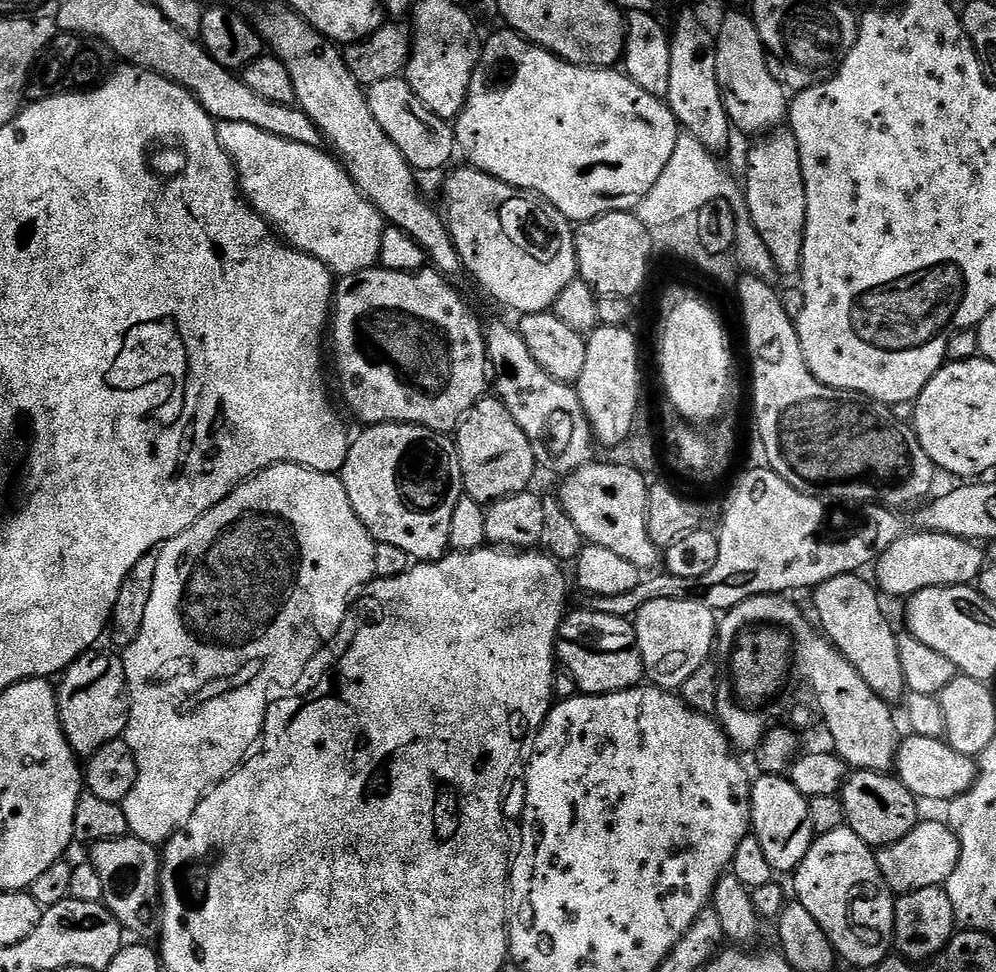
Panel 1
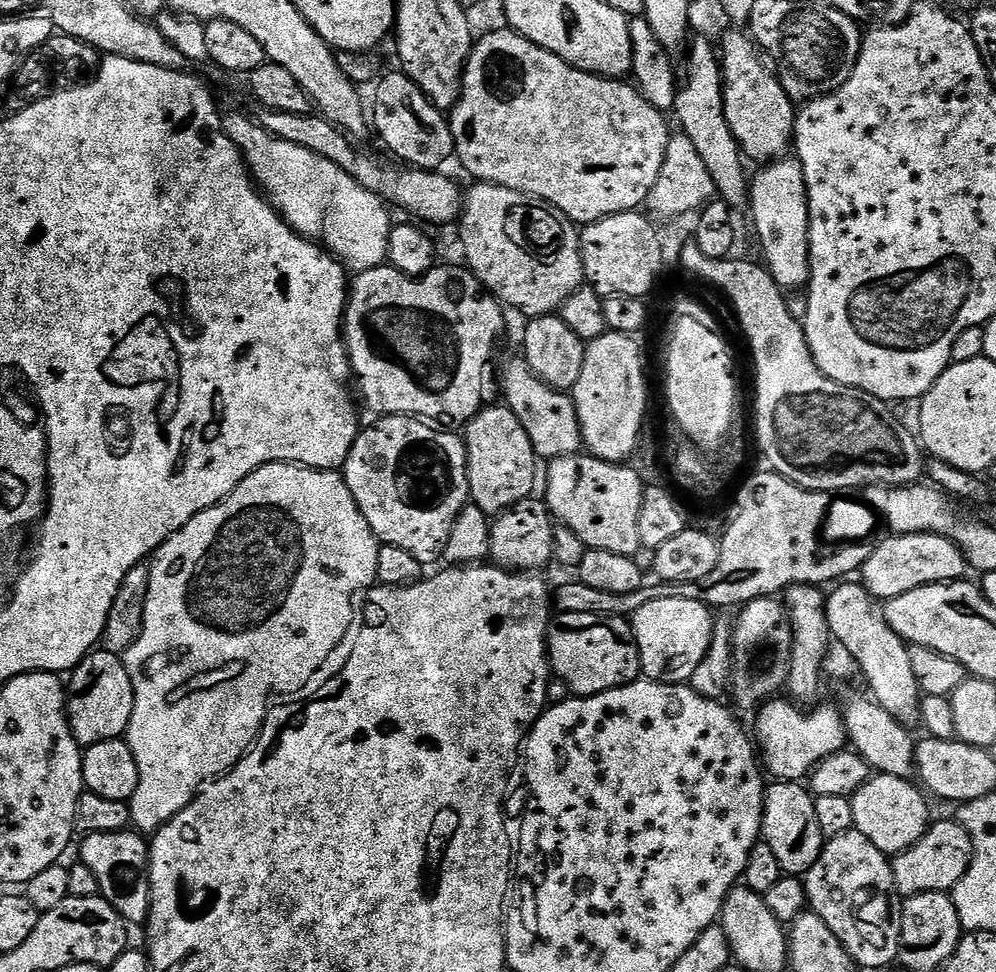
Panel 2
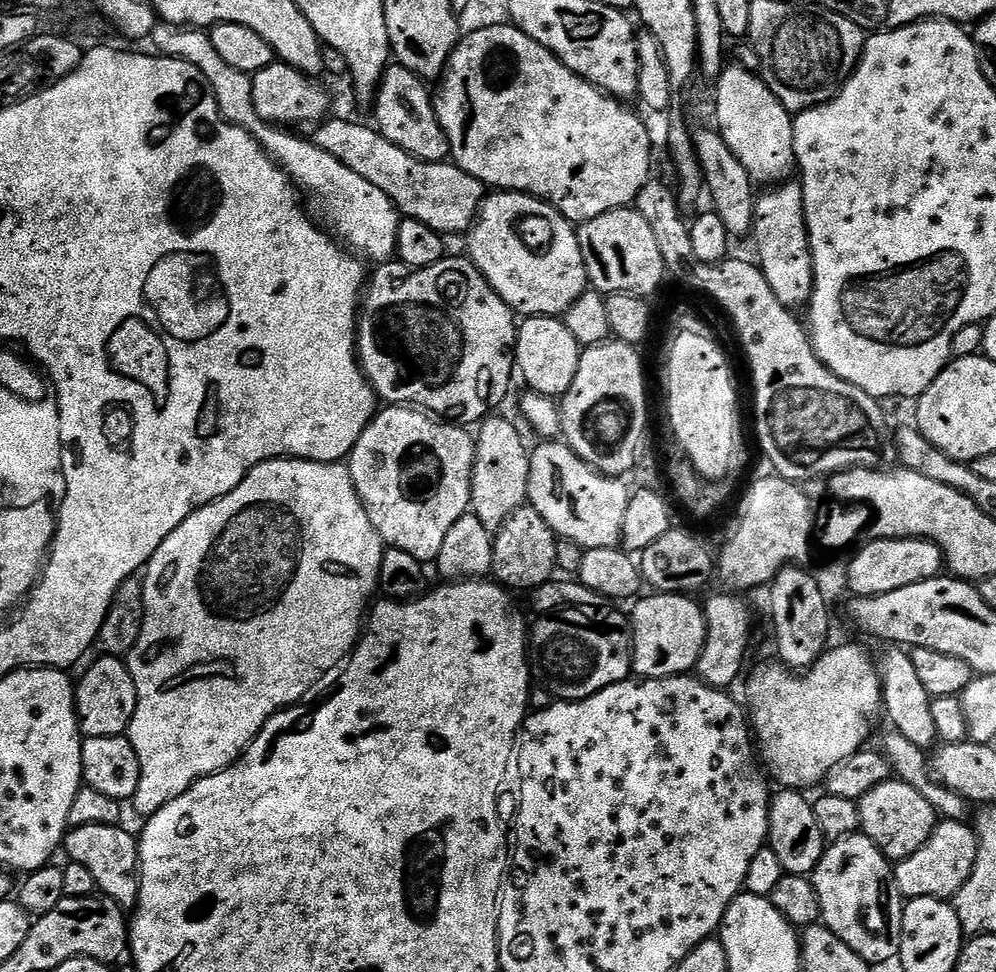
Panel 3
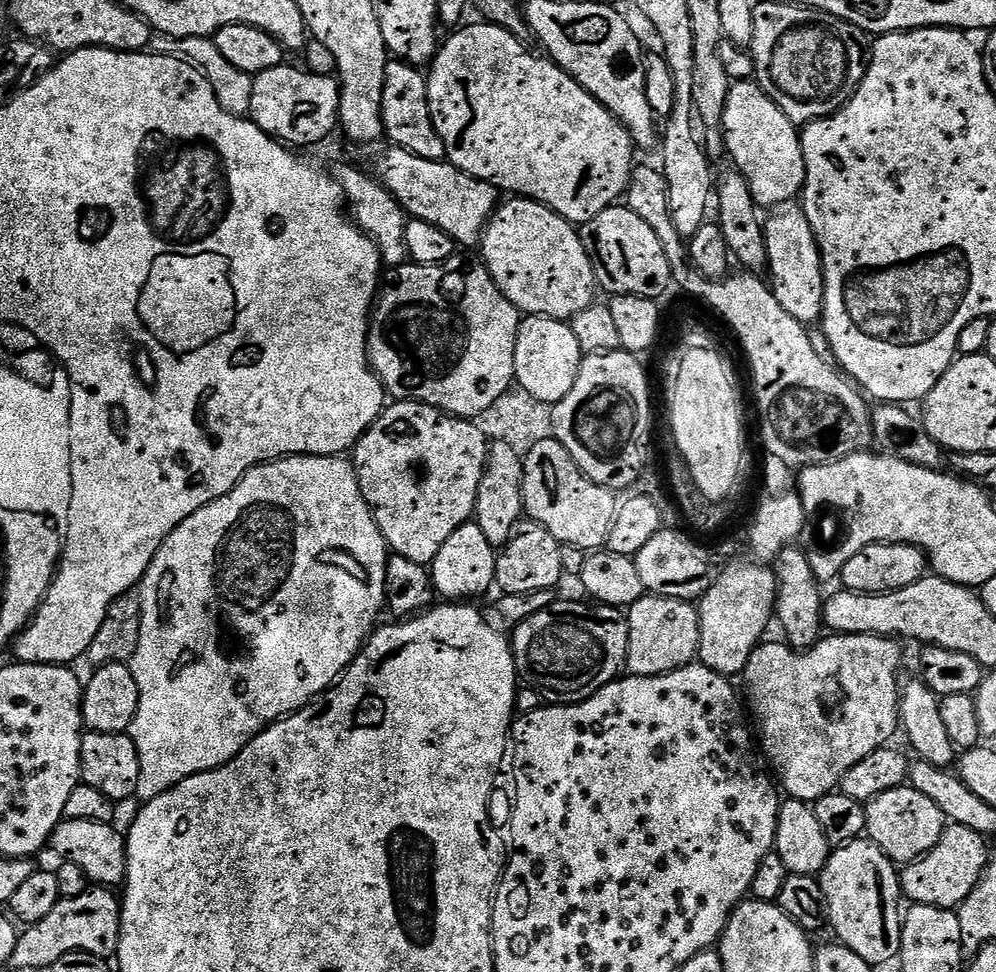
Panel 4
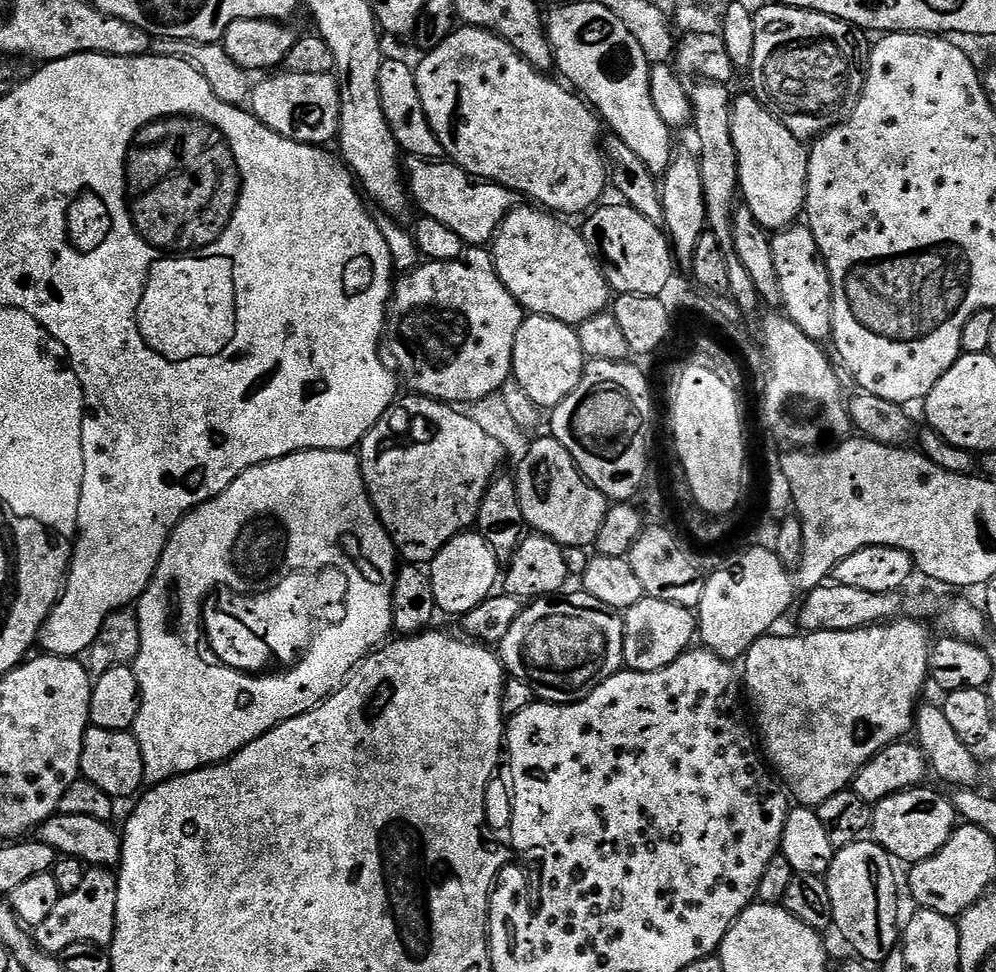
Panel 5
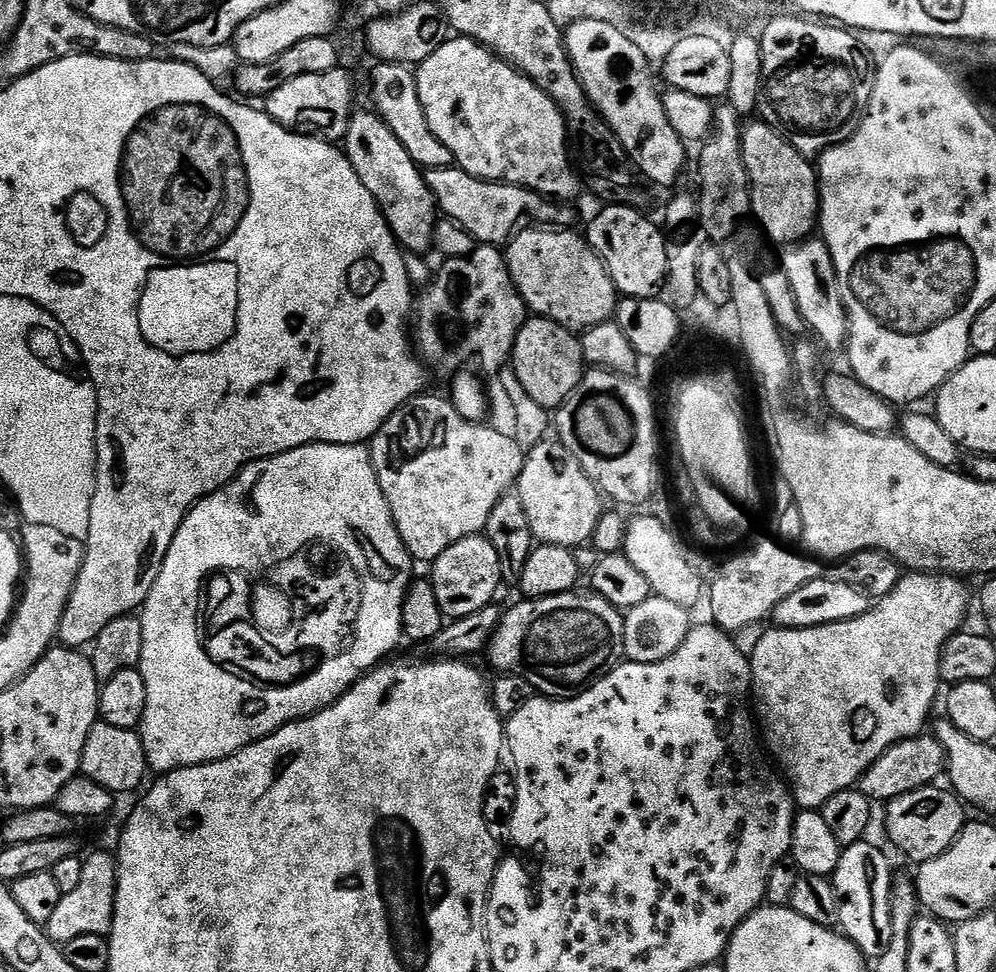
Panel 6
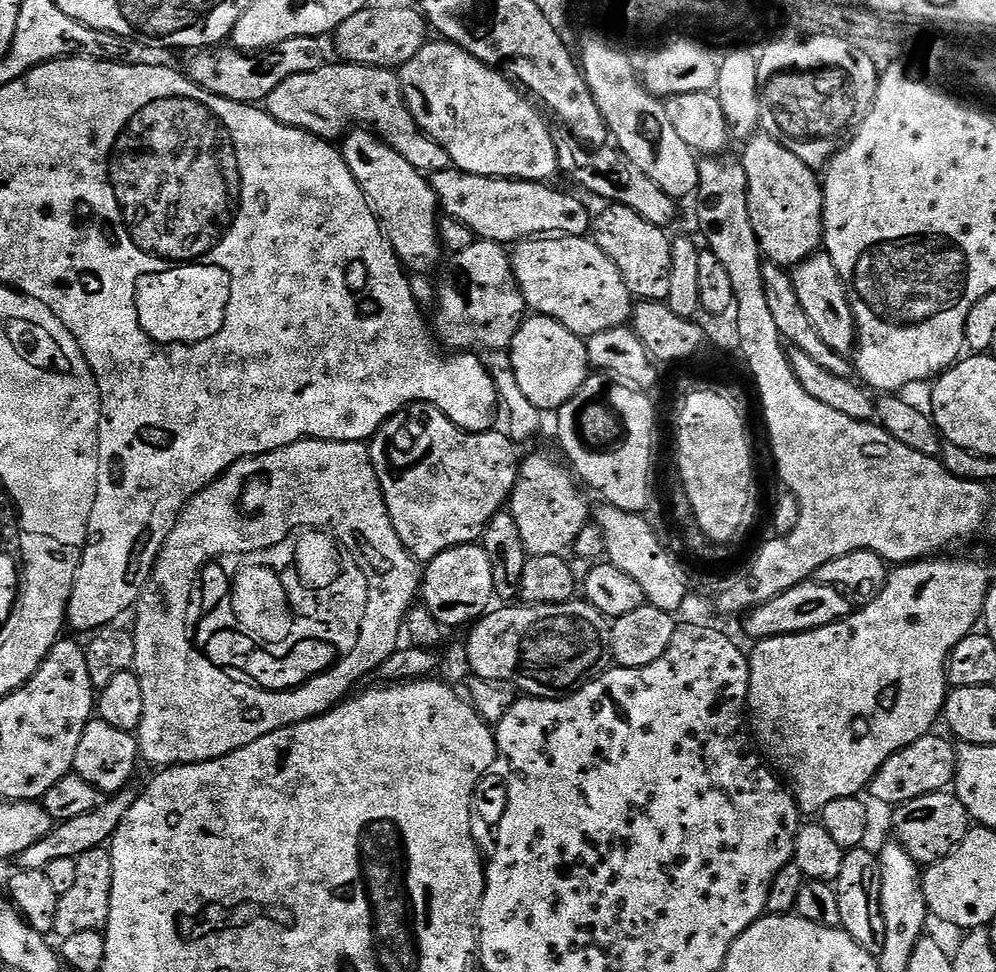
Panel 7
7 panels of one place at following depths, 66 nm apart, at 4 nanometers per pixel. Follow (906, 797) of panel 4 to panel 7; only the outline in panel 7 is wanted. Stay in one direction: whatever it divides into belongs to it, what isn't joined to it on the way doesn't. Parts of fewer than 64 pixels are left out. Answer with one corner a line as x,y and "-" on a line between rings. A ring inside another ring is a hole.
951,791
931,792
899,805
896,812
895,839
921,866
937,864
946,858
968,836
970,817
966,806

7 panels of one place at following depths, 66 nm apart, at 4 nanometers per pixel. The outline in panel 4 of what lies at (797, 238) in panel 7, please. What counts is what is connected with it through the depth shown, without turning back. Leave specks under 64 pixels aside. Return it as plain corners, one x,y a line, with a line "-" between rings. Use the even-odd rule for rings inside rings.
746,79
737,80
729,87
722,131
727,155
732,155
735,171
746,178
756,205
764,210
776,210
801,195
806,162
800,132
759,84

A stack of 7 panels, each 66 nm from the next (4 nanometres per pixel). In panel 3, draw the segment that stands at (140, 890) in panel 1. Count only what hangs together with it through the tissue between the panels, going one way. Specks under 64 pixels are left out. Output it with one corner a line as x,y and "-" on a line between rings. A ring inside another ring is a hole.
78,826
71,829
64,838
63,851
68,851
67,859
78,866
86,866
94,877
97,889
107,899
125,910
135,909
140,893
140,846
124,826

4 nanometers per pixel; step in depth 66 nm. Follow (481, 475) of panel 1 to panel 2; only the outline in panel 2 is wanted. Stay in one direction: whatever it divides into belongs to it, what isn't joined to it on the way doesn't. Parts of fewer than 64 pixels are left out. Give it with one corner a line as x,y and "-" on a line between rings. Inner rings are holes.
485,406
480,413
468,421
462,432
462,439
466,446
466,458
468,459
468,495
471,503
478,506
489,518
495,518
501,512
505,512
510,506
529,499
536,488
536,463
538,457
526,430
522,430
522,422
506,406
491,408

